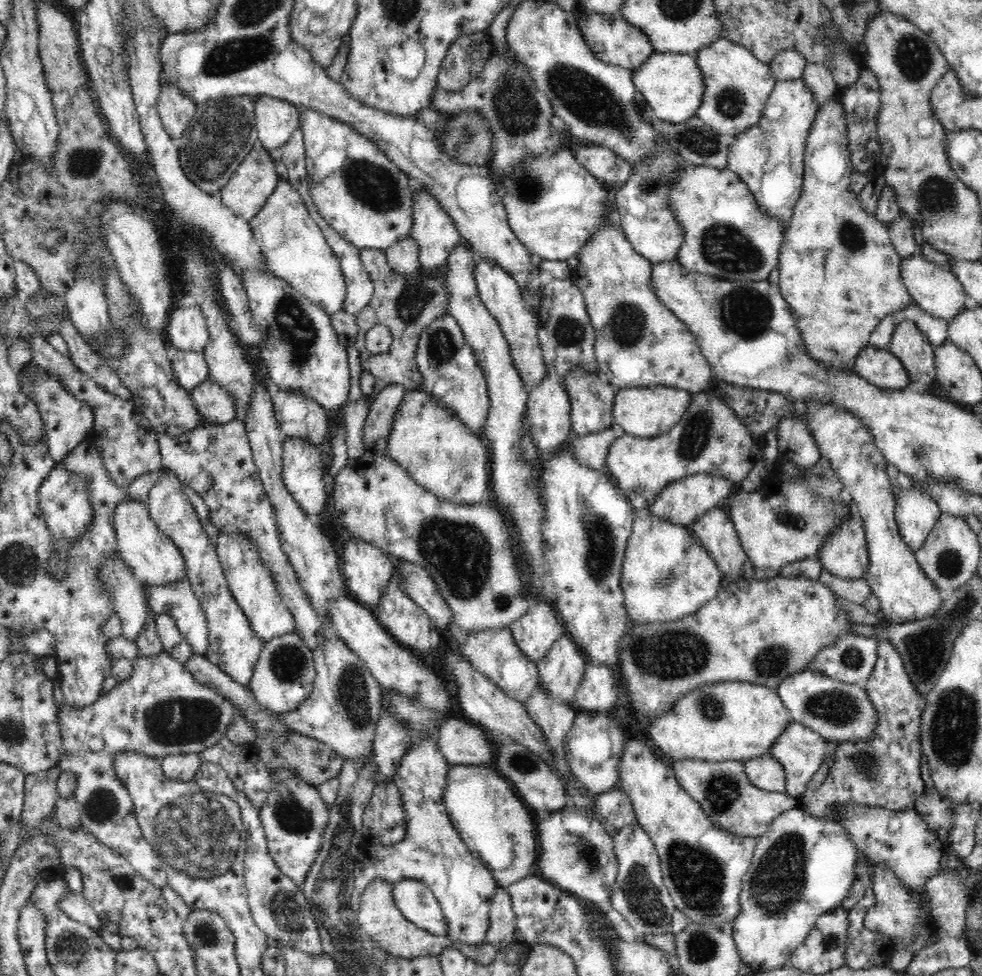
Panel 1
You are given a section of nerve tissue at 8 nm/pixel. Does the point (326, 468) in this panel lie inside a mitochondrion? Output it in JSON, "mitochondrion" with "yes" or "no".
{"mitochondrion":"no"}

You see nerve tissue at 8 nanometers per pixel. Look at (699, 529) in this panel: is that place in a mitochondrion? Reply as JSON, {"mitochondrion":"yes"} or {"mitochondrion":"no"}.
{"mitochondrion":"no"}

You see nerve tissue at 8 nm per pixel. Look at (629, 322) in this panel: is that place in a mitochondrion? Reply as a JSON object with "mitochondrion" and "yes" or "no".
{"mitochondrion":"yes"}

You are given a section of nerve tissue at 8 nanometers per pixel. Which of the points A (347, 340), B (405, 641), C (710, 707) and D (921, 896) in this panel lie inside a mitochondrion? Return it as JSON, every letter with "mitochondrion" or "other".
{"A":"other","B":"other","C":"mitochondrion","D":"other"}

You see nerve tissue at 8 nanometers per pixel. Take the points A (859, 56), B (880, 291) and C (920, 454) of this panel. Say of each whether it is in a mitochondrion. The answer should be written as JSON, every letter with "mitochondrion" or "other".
{"A":"other","B":"other","C":"mitochondrion"}

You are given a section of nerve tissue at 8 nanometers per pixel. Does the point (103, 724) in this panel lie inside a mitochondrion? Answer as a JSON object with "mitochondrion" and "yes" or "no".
{"mitochondrion":"no"}

